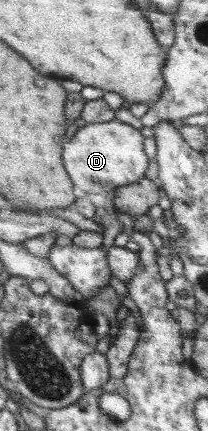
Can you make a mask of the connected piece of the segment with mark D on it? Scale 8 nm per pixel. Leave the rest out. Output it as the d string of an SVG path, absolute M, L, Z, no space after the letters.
M117 118L106 123L88 124L78 129L70 143L64 145L63 164L71 180L75 181L76 187L83 194L115 191L118 185L123 187L135 184L144 178L148 169L144 139L140 130L118 121Z

